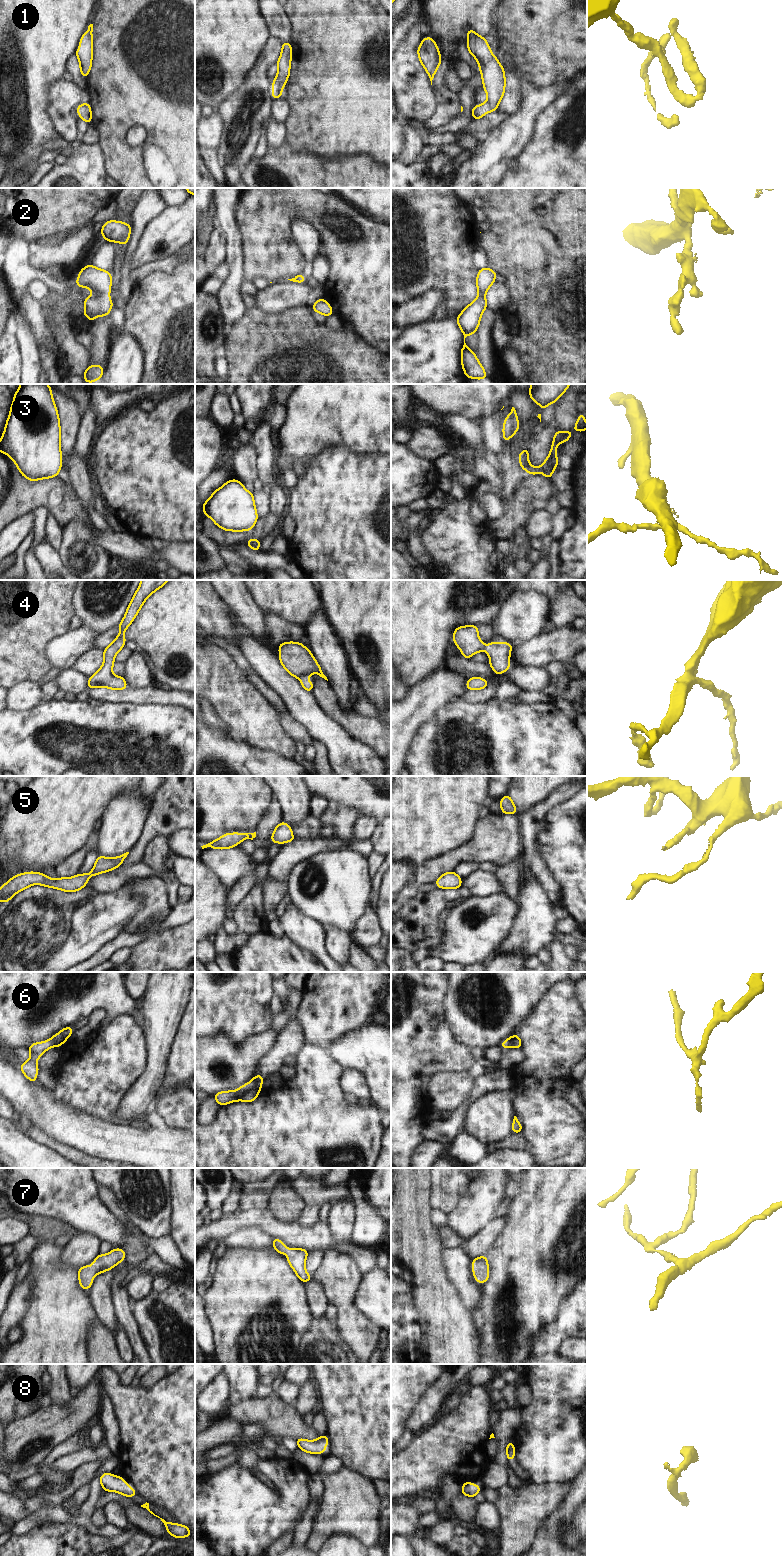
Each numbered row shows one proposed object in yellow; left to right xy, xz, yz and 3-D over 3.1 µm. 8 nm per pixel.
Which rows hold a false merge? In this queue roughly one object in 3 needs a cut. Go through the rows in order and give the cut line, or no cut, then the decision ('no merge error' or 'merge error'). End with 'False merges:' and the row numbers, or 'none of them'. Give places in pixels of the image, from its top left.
1: no cut; no merge error
2: no cut; no merge error
3: no cut; no merge error
4: no cut; no merge error
5: no cut; no merge error
6: no cut; no merge error
7: no cut; no merge error
8: no cut; no merge error
False merges: none of them

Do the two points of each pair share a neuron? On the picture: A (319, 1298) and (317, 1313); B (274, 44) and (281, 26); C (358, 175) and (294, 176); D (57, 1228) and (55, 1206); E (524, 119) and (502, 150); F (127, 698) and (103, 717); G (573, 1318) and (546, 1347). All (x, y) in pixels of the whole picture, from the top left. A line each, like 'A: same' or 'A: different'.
A: same
B: different
C: same
D: different
E: same
F: different
G: same

